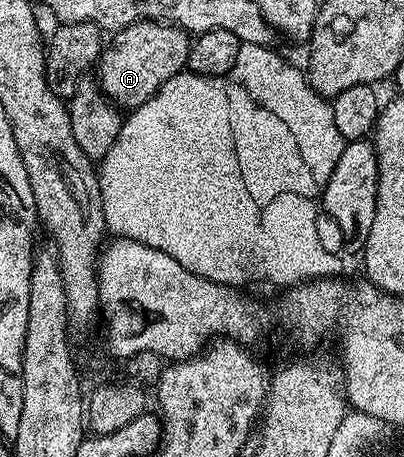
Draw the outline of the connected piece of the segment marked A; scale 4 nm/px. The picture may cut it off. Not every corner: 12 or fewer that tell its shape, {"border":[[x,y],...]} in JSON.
{"border":[[166,21],[117,29],[98,62],[105,96],[137,109],[188,64]]}

